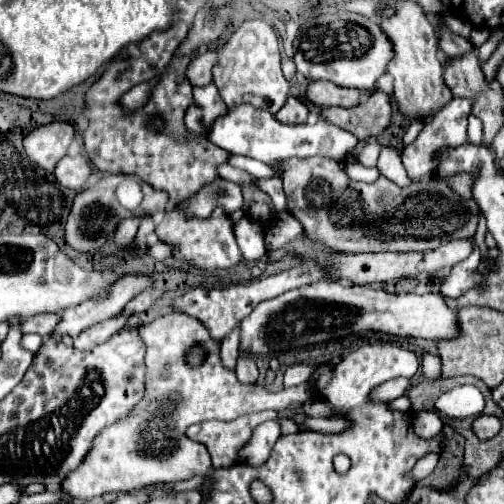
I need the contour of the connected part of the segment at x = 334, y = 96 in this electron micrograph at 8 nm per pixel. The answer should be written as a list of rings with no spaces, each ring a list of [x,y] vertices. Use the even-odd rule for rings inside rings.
[[[309,81],[307,85],[307,101],[319,105],[319,107],[353,107],[359,103],[359,89],[345,89],[335,83],[327,81]]]

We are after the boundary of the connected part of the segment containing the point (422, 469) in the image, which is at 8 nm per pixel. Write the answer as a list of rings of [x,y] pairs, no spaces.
[[[429,453],[429,455],[425,455],[425,457],[421,457],[417,463],[415,463],[415,467],[411,469],[411,477],[419,483],[421,479],[425,479],[427,475],[431,475],[433,473],[433,469],[435,469],[435,465],[437,465],[437,461],[439,461],[439,455],[435,455],[435,453]]]

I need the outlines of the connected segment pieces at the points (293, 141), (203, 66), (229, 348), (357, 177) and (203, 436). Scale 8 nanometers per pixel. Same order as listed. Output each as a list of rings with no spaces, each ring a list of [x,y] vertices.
[[[239,105],[239,107],[229,109],[229,113],[225,117],[221,117],[213,123],[207,139],[233,155],[253,157],[267,165],[277,165],[277,163],[283,163],[293,157],[297,157],[297,159],[325,157],[325,159],[335,159],[341,163],[359,143],[355,139],[355,135],[335,127],[333,123],[327,123],[327,119],[319,119],[313,125],[309,125],[309,123],[285,125],[285,123],[279,123],[269,111],[257,109],[253,105]]]
[[[205,51],[199,53],[197,57],[191,59],[187,67],[187,77],[193,85],[207,85],[213,81],[213,67],[217,63],[217,53],[215,51]]]
[[[235,327],[221,343],[221,363],[229,367],[229,371],[235,371],[237,359],[239,359],[239,327]]]
[[[351,163],[351,165],[343,165],[343,171],[347,173],[349,179],[353,181],[365,181],[365,183],[373,183],[379,177],[379,169],[377,167],[363,167],[361,163]]]
[[[263,411],[263,413],[255,413],[255,415],[245,415],[245,417],[239,417],[235,421],[229,421],[229,423],[221,423],[221,421],[203,421],[203,423],[197,423],[193,427],[189,427],[186,431],[187,437],[193,441],[201,441],[205,443],[212,460],[213,467],[231,467],[237,459],[239,459],[239,451],[247,445],[247,441],[251,439],[251,431],[263,423],[263,421],[277,421],[281,425],[281,433],[289,435],[289,433],[297,433],[299,431],[299,425],[295,423],[295,419],[289,419],[289,417],[281,417],[277,411]]]

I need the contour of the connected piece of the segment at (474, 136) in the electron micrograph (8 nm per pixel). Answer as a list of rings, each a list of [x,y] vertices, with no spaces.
[[[469,115],[469,141],[475,145],[483,143],[483,123],[475,115]]]

